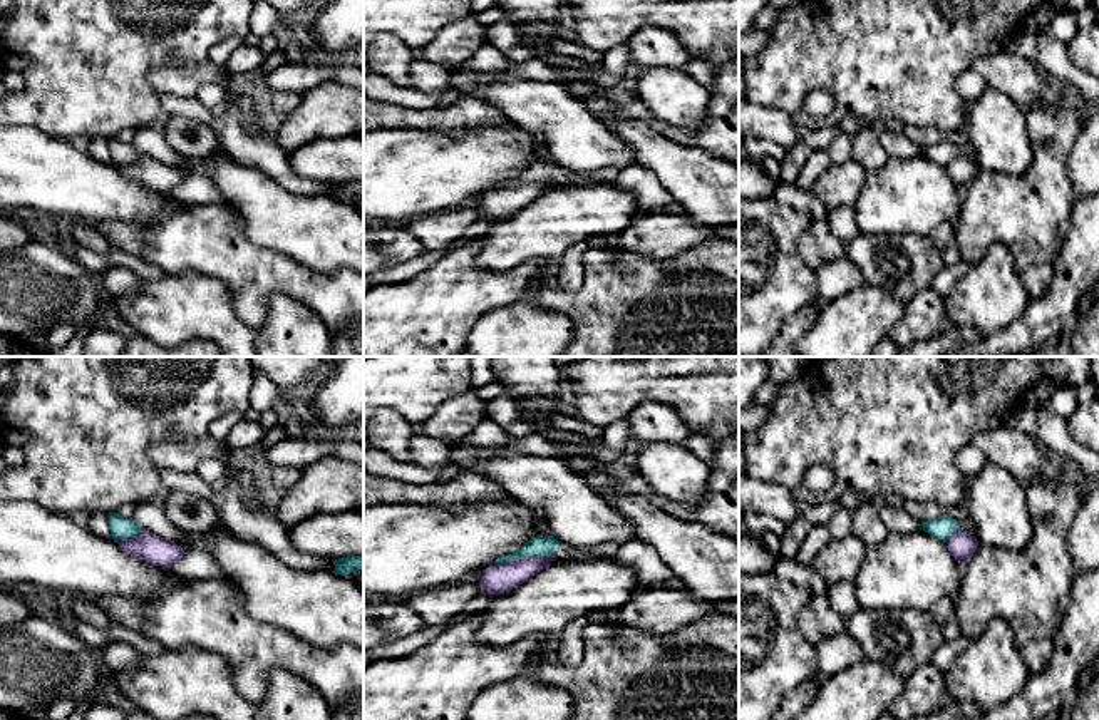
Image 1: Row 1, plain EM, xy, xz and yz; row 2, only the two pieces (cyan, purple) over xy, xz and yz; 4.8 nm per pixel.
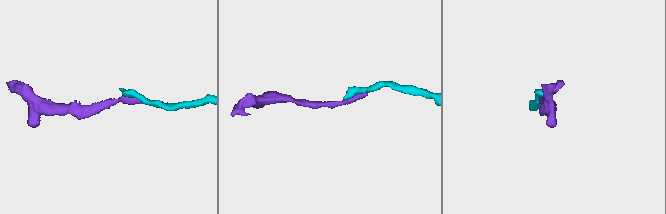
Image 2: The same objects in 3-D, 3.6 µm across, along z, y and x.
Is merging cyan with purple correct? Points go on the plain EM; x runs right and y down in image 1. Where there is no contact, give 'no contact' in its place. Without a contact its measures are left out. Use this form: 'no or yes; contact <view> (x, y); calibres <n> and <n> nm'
yes; contact xz (523, 183); calibres 110 and 140 nm

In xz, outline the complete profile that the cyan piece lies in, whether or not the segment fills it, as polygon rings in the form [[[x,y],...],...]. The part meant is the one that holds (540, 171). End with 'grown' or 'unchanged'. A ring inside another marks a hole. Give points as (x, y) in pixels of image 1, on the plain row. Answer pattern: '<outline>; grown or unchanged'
[[[536,161],[529,164],[519,176],[499,181],[491,191],[482,194],[481,216],[491,221],[518,213],[539,196],[550,191],[553,177],[563,167],[555,161]]]; grown

